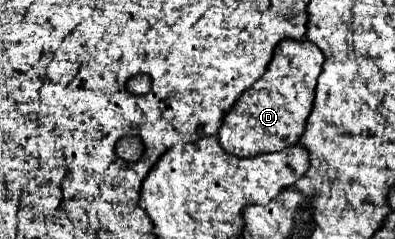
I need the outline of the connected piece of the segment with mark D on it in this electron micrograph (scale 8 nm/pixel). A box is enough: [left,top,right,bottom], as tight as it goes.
[218,40,324,158]

